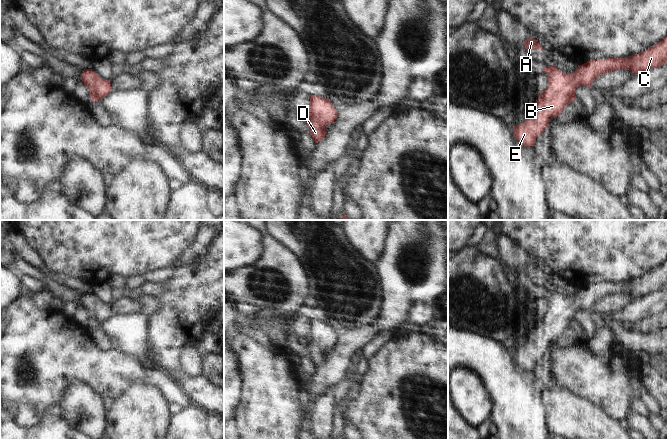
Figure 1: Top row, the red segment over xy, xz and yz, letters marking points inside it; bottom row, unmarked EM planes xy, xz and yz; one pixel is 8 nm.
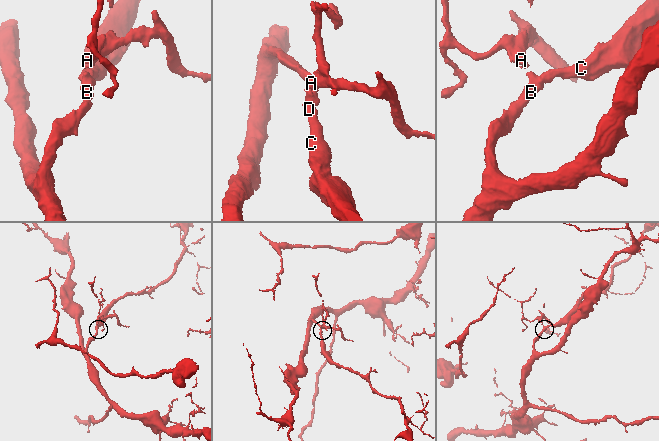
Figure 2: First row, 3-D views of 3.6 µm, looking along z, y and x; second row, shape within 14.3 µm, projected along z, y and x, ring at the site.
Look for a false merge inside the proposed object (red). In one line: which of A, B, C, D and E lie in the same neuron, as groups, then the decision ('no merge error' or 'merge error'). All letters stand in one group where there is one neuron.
groups A B C D E; no merge error

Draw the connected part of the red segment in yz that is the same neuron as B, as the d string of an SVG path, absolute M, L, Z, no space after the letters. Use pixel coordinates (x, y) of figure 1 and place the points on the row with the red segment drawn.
M667 36L660 42L649 47L647 50L631 55L626 58L607 58L605 60L590 60L577 67L577 70L572 74L561 72L556 66L549 65L542 69L548 75L549 84L544 92L536 100L529 114L525 117L525 121L520 125L513 126L513 136L524 146L533 147L536 138L543 133L543 130L548 126L549 120L552 117L558 116L563 108L570 102L575 101L575 88L579 86L592 86L594 80L600 75L615 70L629 70L638 75L652 68L659 67L667 60Z

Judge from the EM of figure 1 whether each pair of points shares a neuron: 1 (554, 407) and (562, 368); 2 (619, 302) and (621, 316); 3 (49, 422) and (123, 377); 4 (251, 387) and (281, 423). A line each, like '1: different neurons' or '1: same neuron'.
1: different neurons
2: different neurons
3: different neurons
4: same neuron

